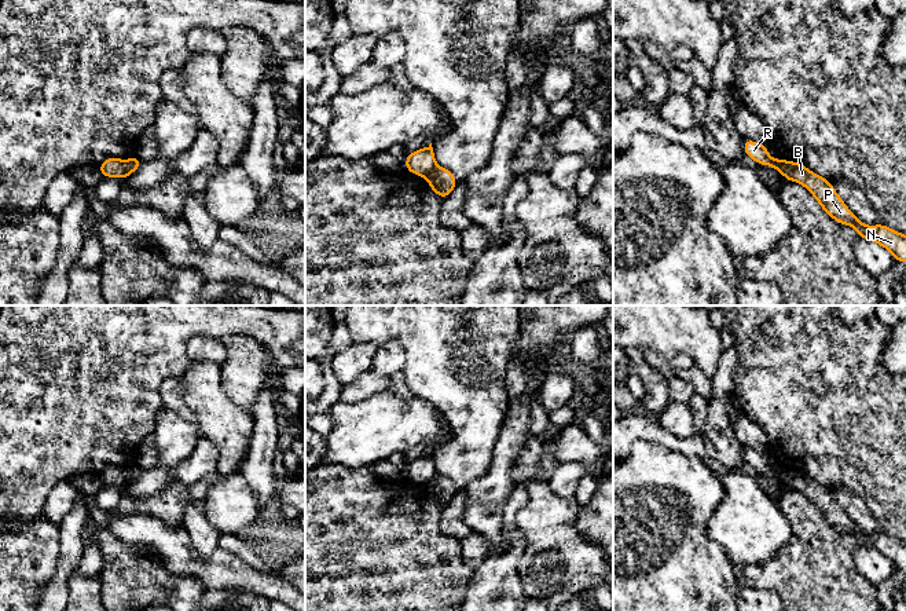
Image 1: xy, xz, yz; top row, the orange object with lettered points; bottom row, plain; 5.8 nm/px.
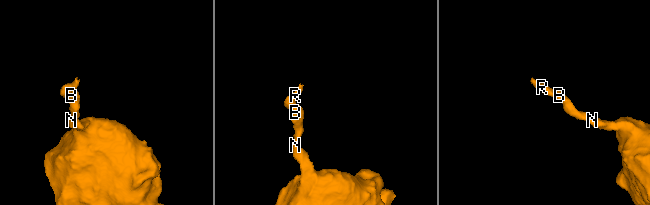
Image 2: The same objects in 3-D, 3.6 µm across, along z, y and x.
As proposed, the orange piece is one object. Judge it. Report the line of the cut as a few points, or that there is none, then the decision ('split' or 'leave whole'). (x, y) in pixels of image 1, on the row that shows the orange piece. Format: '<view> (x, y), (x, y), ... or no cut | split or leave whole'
xy (125, 161), (125, 175), (123, 178) | split

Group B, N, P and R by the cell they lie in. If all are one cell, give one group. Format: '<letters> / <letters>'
B N P / R

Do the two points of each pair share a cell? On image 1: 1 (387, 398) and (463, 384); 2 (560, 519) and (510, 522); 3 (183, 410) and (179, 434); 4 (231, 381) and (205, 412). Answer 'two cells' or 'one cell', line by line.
1: two cells
2: two cells
3: two cells
4: two cells

